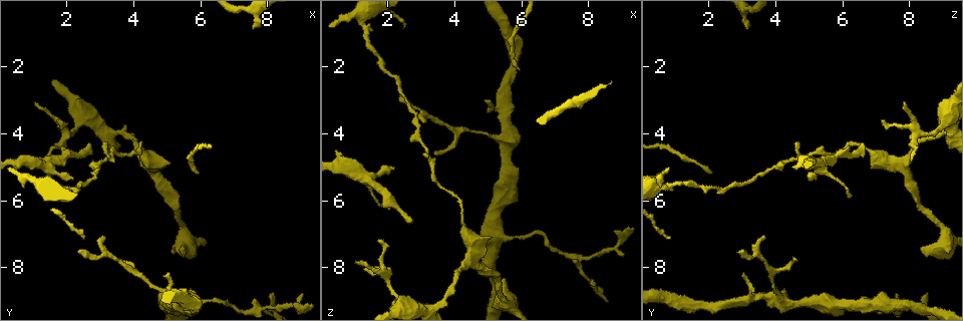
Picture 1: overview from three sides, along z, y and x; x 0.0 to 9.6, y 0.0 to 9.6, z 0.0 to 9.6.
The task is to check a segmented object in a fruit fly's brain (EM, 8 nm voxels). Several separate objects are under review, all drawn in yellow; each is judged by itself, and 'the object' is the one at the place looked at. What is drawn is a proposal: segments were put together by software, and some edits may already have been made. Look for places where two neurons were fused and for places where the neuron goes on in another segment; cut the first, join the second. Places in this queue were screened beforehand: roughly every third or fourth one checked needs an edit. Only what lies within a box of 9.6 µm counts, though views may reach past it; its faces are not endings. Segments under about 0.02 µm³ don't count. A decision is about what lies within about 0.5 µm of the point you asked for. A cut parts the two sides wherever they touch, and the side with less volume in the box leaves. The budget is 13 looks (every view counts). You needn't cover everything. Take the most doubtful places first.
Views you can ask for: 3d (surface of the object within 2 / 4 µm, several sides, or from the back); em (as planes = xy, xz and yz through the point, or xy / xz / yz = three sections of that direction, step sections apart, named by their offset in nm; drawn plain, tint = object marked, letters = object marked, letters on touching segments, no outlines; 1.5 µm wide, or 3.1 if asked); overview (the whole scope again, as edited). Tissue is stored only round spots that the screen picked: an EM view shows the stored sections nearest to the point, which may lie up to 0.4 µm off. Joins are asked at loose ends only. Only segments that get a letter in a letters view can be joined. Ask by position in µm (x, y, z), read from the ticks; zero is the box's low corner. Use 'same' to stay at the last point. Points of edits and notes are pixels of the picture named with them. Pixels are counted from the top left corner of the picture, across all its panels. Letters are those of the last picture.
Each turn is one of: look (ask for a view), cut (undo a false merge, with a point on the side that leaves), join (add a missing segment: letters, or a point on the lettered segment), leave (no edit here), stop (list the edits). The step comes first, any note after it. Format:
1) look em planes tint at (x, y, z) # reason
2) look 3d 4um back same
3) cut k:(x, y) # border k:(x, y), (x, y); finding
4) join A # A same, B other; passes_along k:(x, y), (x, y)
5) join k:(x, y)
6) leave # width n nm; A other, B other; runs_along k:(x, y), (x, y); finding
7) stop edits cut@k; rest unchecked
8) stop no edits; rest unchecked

look em planes plain at (2.70, 4.25, 6.60) # branch stops here

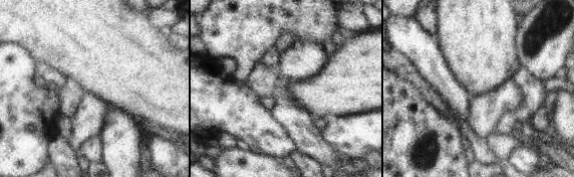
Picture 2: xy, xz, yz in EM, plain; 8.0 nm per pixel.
look em planes letters same

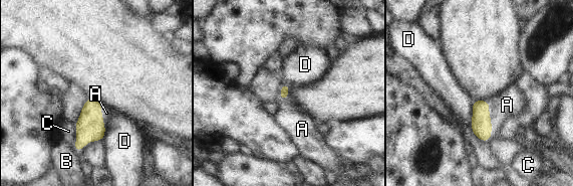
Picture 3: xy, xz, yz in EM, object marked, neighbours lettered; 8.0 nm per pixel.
join A # A same, B other, C other, D other; passes_along 3:(481, 124), (490, 120), (507, 105); it goes on there

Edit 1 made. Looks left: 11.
look overview # see it whole again

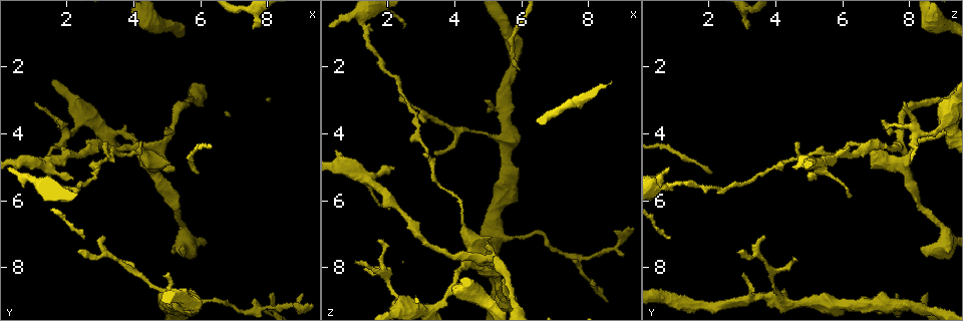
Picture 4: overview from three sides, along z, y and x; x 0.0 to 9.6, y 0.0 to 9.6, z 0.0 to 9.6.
look em xy step 4 letters at (2.25, 5.30, 5.05)

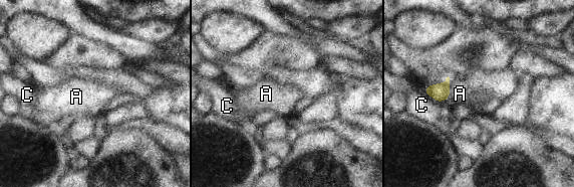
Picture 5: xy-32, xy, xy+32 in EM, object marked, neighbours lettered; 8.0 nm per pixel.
leave # longest_contact A 220 nm; A other, C other; border 5:(450, 77), (450, 95), (438, 102); none of them fits

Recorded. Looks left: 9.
look 3d 4um at (1.25, 5.55, 0.65) # three arms meet

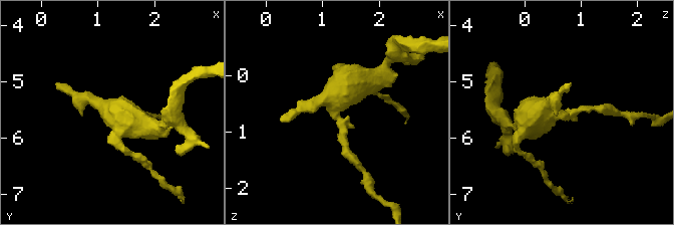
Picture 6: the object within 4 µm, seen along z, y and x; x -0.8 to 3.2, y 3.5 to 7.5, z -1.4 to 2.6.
look em planes plain at (1.25, 5.60, 0.70) # arms 3; arm_widths 160, 220, 500 nm; need the tissue

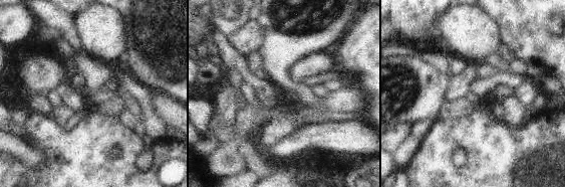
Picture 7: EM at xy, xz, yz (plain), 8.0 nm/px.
look em planes letters same

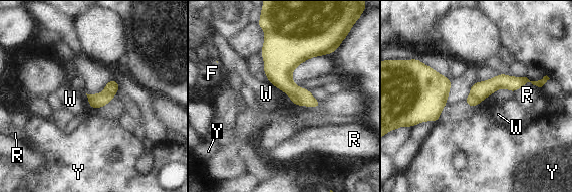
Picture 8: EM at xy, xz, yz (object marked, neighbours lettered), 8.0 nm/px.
cut 8:(278, 69) # width 100 nm; longest_contact R 140 nm; F other, R other, W other, Y other; a second neuron is stuck on

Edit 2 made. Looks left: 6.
look em yz step 4 letters at (3.40, 7.75, 4.55) # thin end

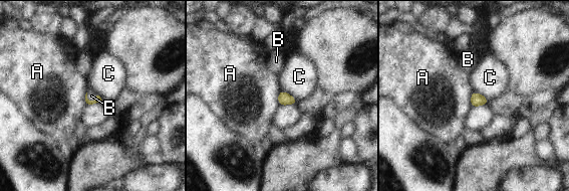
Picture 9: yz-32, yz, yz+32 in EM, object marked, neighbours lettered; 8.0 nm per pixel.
join B # A other, B same, C other; passes_along 9:(97, 100), (88, 100), (91, 96); the neuron continues

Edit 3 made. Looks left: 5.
stop edits join@3, cut@8, join@9; rest unchecked

